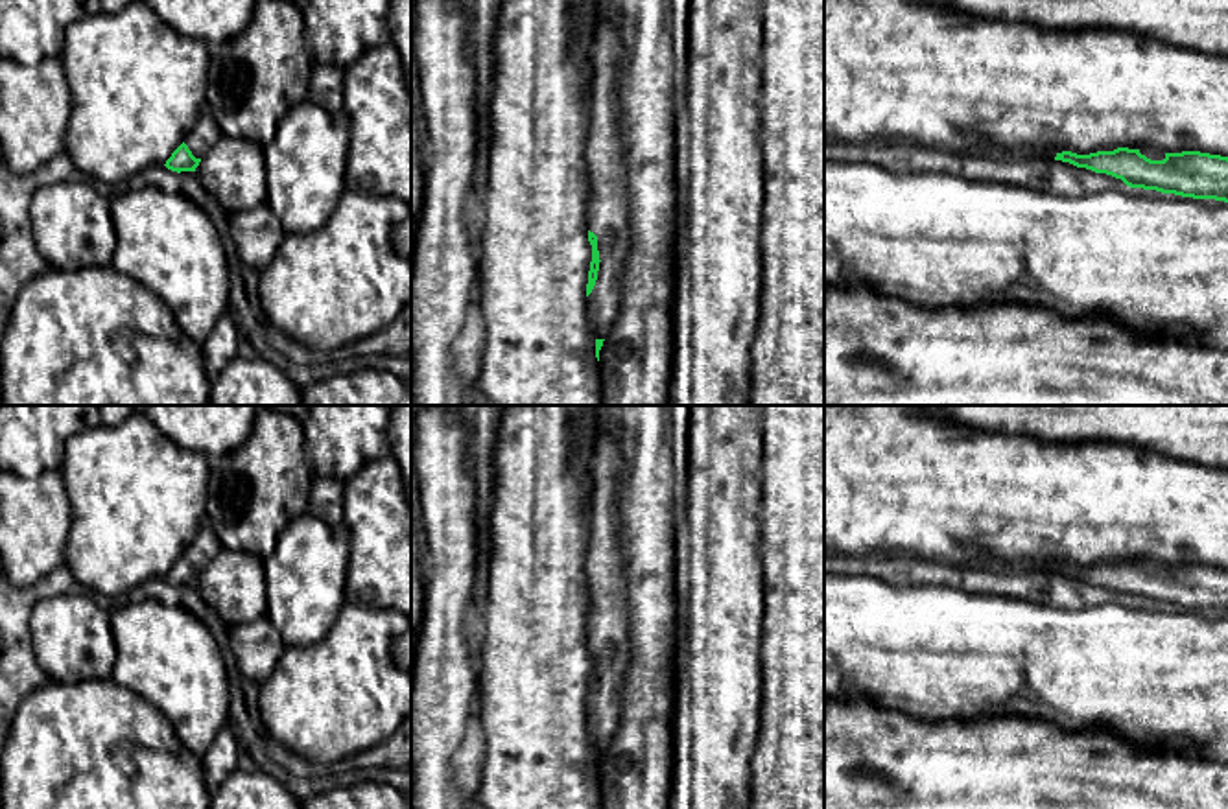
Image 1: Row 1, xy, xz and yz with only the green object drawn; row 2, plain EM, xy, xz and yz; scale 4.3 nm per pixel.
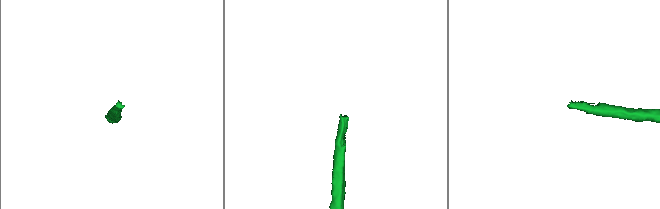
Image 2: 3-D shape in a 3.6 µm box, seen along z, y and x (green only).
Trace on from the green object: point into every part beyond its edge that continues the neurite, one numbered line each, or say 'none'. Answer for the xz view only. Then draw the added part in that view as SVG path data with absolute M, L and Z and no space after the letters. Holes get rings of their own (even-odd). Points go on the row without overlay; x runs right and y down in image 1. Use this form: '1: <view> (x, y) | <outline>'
1: xz (607, 631) | M616 405L603 413L597 451L592 461L590 540L584 575L590 588L586 636L597 649L599 684L588 715L588 735L596 752L605 752L620 722L629 663L629 610L625 557L620 544L618 494L623 455L618 446Z

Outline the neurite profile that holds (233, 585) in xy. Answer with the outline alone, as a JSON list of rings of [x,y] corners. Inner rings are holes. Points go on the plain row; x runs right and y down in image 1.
[[[221,547],[195,588],[229,627],[251,623],[267,612],[264,562],[251,553]]]

